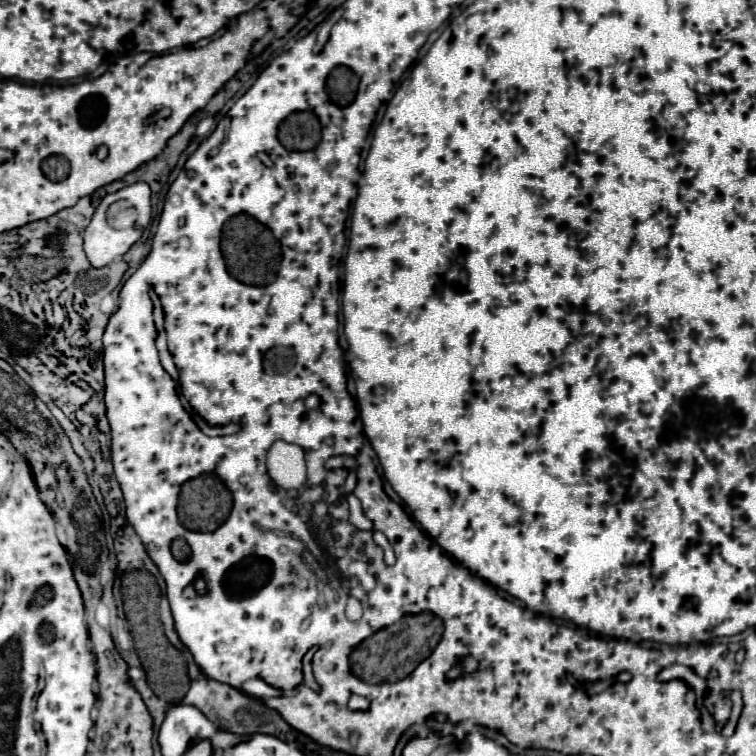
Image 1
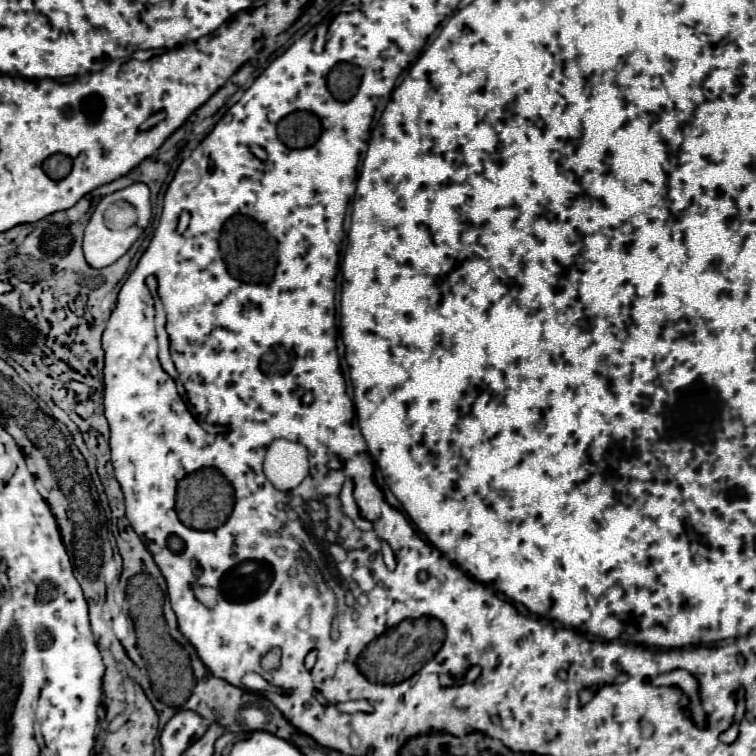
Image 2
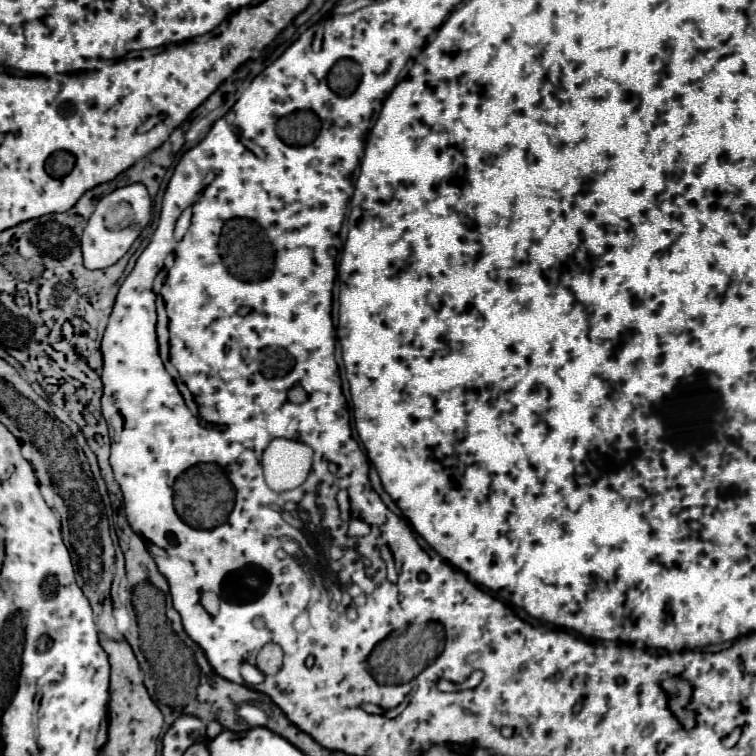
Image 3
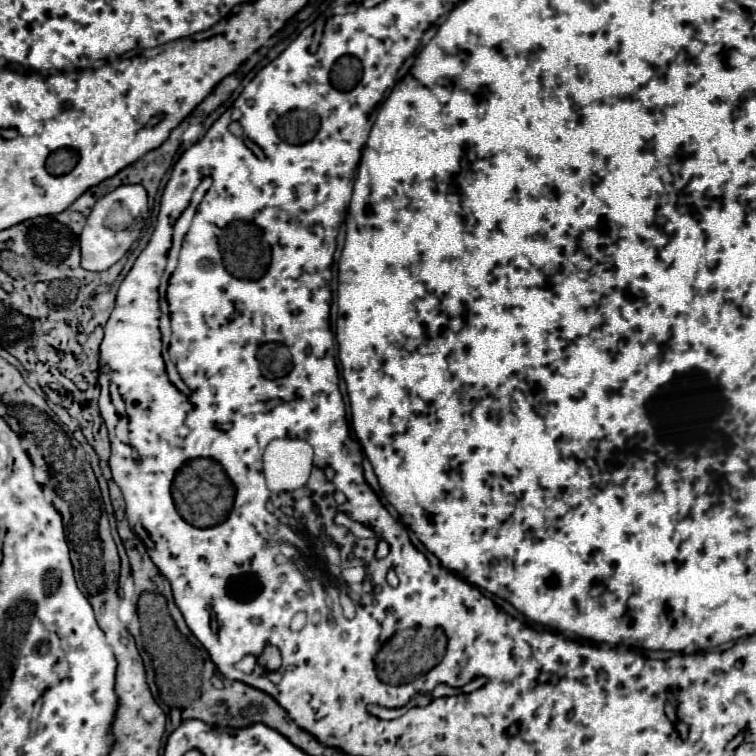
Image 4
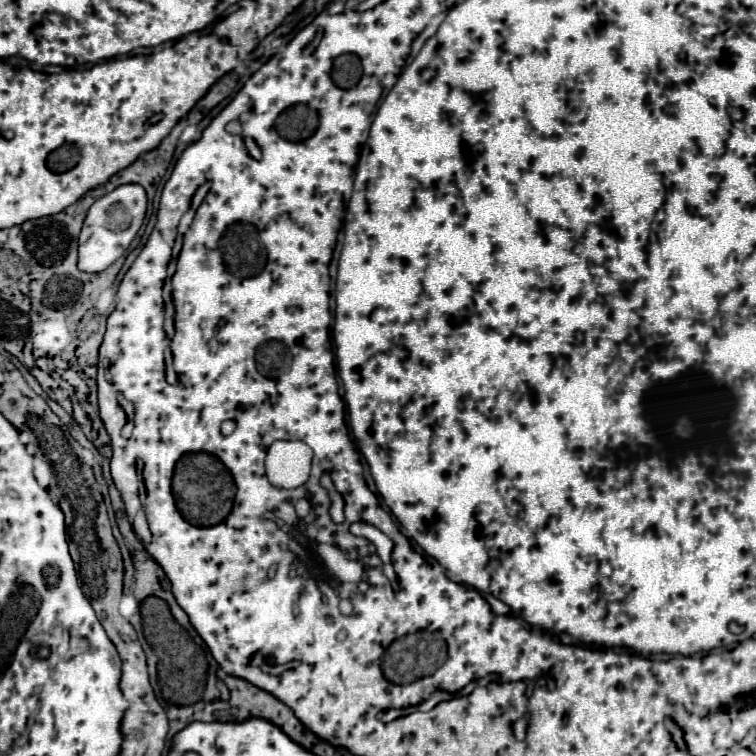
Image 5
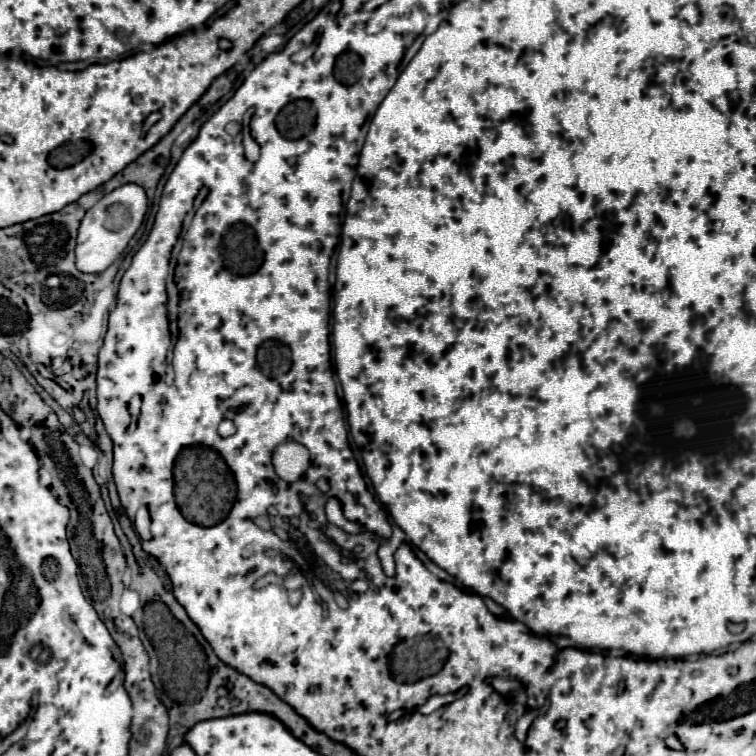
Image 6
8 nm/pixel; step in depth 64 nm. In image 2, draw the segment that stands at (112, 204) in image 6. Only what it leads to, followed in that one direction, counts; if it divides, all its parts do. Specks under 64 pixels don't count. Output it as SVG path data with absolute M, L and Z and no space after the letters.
M136 182L124 190L118 190L114 194L108 194L100 200L100 204L96 206L86 232L84 232L84 256L86 262L92 268L106 268L112 262L116 262L118 258L122 258L130 246L140 238L144 226L148 226L150 220L150 190L146 184Z

